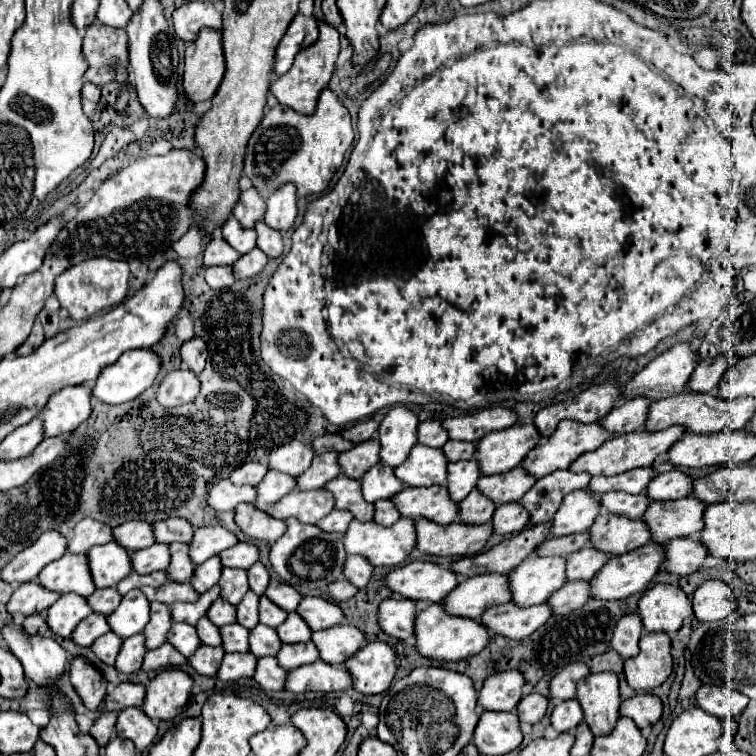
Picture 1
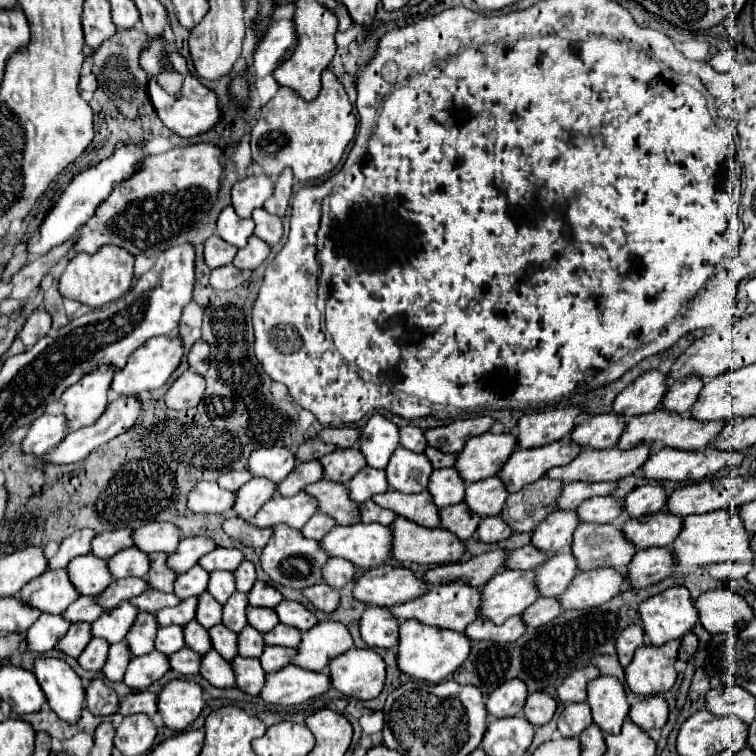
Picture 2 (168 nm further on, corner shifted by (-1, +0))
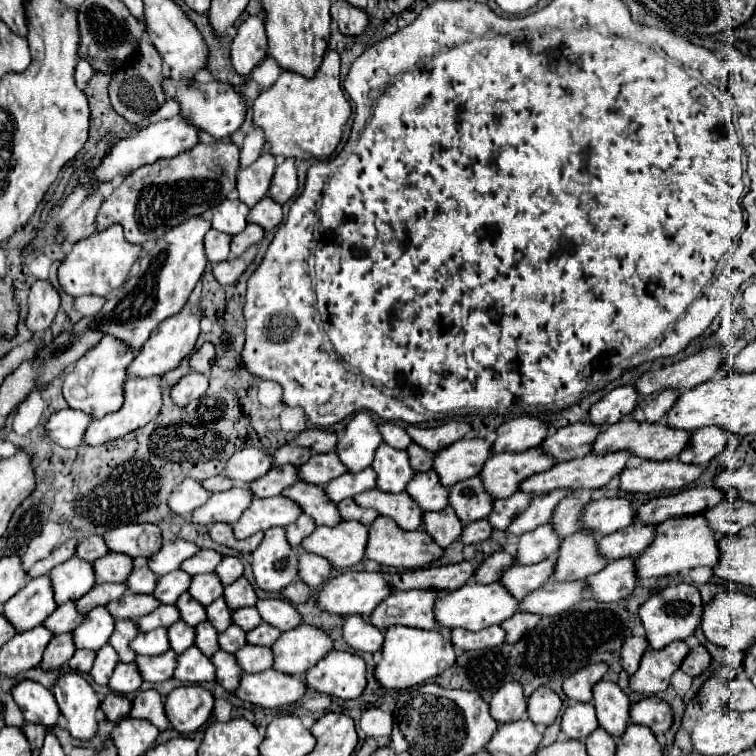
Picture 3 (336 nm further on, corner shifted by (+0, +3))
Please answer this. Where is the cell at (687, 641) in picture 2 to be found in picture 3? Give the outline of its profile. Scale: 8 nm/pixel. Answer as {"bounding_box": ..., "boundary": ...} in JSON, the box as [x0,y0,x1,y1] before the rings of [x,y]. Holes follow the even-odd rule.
{"bounding_box":[680,646,710,676],"boundary":[[[698,646],[694,650],[690,650],[690,654],[684,658],[684,664],[680,666],[682,672],[686,672],[688,676],[700,676],[708,666],[710,666],[710,654],[704,646]]]}

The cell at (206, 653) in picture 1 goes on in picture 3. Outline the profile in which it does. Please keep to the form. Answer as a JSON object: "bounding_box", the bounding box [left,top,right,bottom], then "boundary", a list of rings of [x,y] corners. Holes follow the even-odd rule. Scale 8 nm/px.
{"bounding_box":[134,650,176,682],"boundary":[[[168,650],[160,656],[136,656],[134,664],[146,682],[164,682],[172,676],[172,668],[176,668],[176,652]]]}

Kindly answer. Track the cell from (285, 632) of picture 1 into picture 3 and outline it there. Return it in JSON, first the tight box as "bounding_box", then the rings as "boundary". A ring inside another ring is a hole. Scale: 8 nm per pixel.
{"bounding_box":[246,624,282,646],"boundary":[[[260,624],[260,626],[256,626],[254,630],[250,630],[250,632],[246,632],[246,640],[248,640],[248,644],[256,644],[256,646],[272,646],[278,638],[280,638],[280,634],[282,632],[276,632],[276,628],[272,628],[270,624]]]}

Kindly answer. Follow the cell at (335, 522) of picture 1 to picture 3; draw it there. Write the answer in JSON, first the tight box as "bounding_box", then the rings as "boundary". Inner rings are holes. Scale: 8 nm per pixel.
{"bounding_box":[286,514,316,548],"boundary":[[[300,514],[296,522],[286,526],[288,544],[292,544],[292,548],[296,548],[300,544],[300,540],[304,540],[304,536],[308,536],[312,532],[312,528],[316,528],[316,524],[312,524],[312,520],[308,520],[308,516]]]}

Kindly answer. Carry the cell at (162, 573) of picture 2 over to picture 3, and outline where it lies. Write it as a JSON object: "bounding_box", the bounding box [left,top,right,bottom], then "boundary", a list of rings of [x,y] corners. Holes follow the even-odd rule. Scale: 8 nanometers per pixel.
{"bounding_box":[126,558,156,594],"boundary":[[[134,558],[132,560],[132,572],[126,580],[126,586],[134,594],[150,594],[152,588],[156,586],[156,574],[148,572],[148,560]]]}

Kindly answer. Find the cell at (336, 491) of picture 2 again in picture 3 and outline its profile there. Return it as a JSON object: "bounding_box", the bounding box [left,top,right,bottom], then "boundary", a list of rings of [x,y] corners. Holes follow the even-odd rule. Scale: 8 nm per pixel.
{"bounding_box":[282,482,340,526],"boundary":[[[296,482],[288,486],[282,496],[294,500],[300,510],[310,516],[318,526],[336,526],[340,522],[340,514],[336,512],[336,504],[324,496],[324,490],[316,484]]]}

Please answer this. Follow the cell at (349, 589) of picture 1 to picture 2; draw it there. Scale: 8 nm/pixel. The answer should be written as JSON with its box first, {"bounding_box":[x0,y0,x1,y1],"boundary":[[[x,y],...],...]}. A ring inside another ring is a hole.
{"bounding_box":[303,583,339,611],"boundary":[[[321,583],[321,585],[313,585],[313,587],[307,587],[303,591],[303,595],[321,611],[333,611],[339,607],[339,591],[335,591],[333,587],[329,587],[327,583]]]}

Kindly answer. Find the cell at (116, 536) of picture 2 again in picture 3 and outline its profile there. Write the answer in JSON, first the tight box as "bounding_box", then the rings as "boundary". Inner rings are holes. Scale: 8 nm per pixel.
{"bounding_box":[74,536,108,564],"boundary":[[[88,536],[88,538],[80,540],[78,546],[76,546],[76,552],[74,552],[74,556],[82,558],[82,560],[86,560],[90,564],[94,560],[98,560],[100,556],[104,556],[104,554],[108,554],[108,548],[106,548],[102,536]]]}

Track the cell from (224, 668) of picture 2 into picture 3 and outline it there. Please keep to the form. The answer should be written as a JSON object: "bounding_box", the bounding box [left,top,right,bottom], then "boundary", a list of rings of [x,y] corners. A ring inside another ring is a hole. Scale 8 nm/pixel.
{"bounding_box":[172,646,216,684],"boundary":[[[192,646],[178,656],[172,678],[188,684],[200,684],[214,680],[214,672],[216,668],[212,668],[212,662],[206,656],[200,656],[200,652],[196,652],[196,646]]]}

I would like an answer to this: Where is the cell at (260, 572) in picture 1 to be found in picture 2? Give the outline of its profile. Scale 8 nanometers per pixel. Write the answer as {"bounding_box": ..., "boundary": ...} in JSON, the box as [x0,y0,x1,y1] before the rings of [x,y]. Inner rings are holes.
{"bounding_box":[235,561,257,591],"boundary":[[[243,561],[241,567],[235,571],[235,583],[237,583],[237,591],[251,591],[253,585],[257,581],[257,573],[255,573],[255,565],[251,561]]]}

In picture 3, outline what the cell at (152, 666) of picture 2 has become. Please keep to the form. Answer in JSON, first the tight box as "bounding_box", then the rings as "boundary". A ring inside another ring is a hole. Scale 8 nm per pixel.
{"bounding_box":[108,664,142,696],"boundary":[[[116,664],[114,674],[108,682],[110,690],[116,694],[122,694],[122,696],[136,692],[140,688],[140,684],[142,684],[140,674],[136,672],[136,668],[132,668],[132,664]]]}

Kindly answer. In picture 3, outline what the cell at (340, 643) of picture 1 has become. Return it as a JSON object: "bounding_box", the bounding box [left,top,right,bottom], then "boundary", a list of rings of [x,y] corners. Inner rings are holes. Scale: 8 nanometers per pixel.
{"bounding_box":[272,624,332,676],"boundary":[[[302,624],[288,632],[282,632],[282,636],[272,644],[272,668],[290,676],[302,676],[302,672],[324,658],[328,650],[332,650],[328,636],[324,636],[324,632],[318,628],[304,628]]]}

